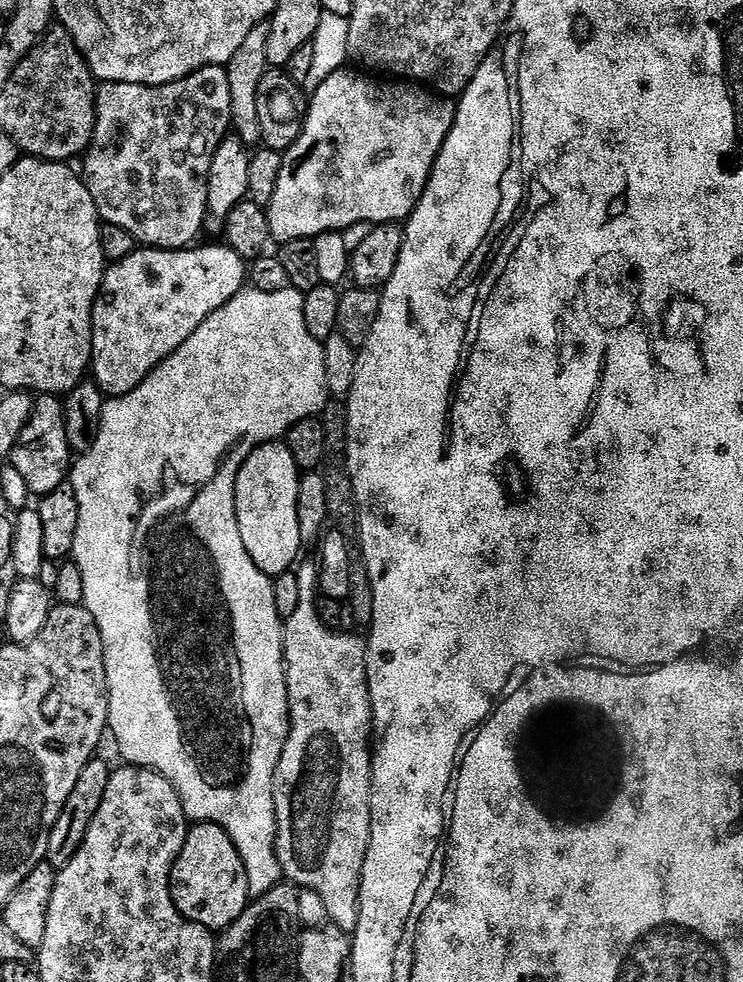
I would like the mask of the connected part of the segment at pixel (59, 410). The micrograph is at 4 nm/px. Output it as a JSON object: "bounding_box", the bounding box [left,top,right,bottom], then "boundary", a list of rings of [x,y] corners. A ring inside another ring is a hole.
{"bounding_box":[10,394,74,498],"boundary":[[[40,394],[35,397],[32,413],[14,446],[10,462],[22,474],[33,497],[43,498],[58,490],[69,479],[74,453],[66,442],[64,406],[60,396]]]}

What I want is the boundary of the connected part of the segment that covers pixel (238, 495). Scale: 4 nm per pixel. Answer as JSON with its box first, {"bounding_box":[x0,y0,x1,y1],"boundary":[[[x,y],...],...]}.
{"bounding_box":[234,442,302,578],"boundary":[[[284,442],[259,444],[238,470],[234,490],[238,534],[242,534],[242,546],[246,546],[246,554],[250,554],[254,566],[273,578],[289,571],[302,551],[298,530],[301,475],[294,454]]]}

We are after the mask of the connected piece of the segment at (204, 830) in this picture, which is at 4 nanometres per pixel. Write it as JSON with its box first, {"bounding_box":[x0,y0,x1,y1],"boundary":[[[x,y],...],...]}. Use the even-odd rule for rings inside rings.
{"bounding_box":[168,822,250,934],"boundary":[[[196,822],[188,829],[188,837],[178,854],[178,858],[172,863],[172,873],[168,879],[172,901],[180,915],[191,924],[197,924],[203,928],[219,934],[242,915],[248,909],[250,897],[248,894],[248,879],[246,878],[246,866],[226,830],[217,824]]]}

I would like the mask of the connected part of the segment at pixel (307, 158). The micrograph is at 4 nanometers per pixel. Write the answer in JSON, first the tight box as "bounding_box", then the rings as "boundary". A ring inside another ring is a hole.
{"bounding_box":[266,70,456,246],"boundary":[[[341,70],[330,74],[326,82],[322,82],[311,93],[308,105],[308,115],[304,121],[304,131],[300,133],[292,145],[283,153],[284,161],[278,164],[276,174],[276,189],[272,199],[266,205],[268,214],[268,235],[277,245],[288,246],[293,242],[308,242],[313,238],[321,236],[324,232],[343,233],[349,228],[357,225],[379,226],[381,224],[396,224],[407,221],[412,212],[418,206],[422,194],[428,185],[428,179],[436,165],[438,154],[450,134],[450,130],[456,121],[456,104],[451,99],[445,98],[427,87],[416,82],[392,82],[396,84],[383,84],[383,79],[373,78],[368,74],[361,74],[359,71],[348,72]]]}

